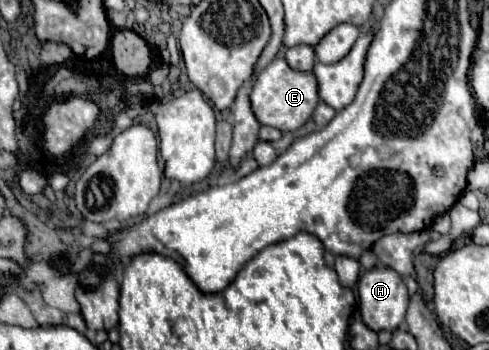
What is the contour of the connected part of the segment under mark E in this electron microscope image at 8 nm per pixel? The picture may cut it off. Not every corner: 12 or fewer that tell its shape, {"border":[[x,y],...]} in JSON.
{"border":[[275,58],[249,102],[259,124],[295,132],[319,102],[311,72]]}

